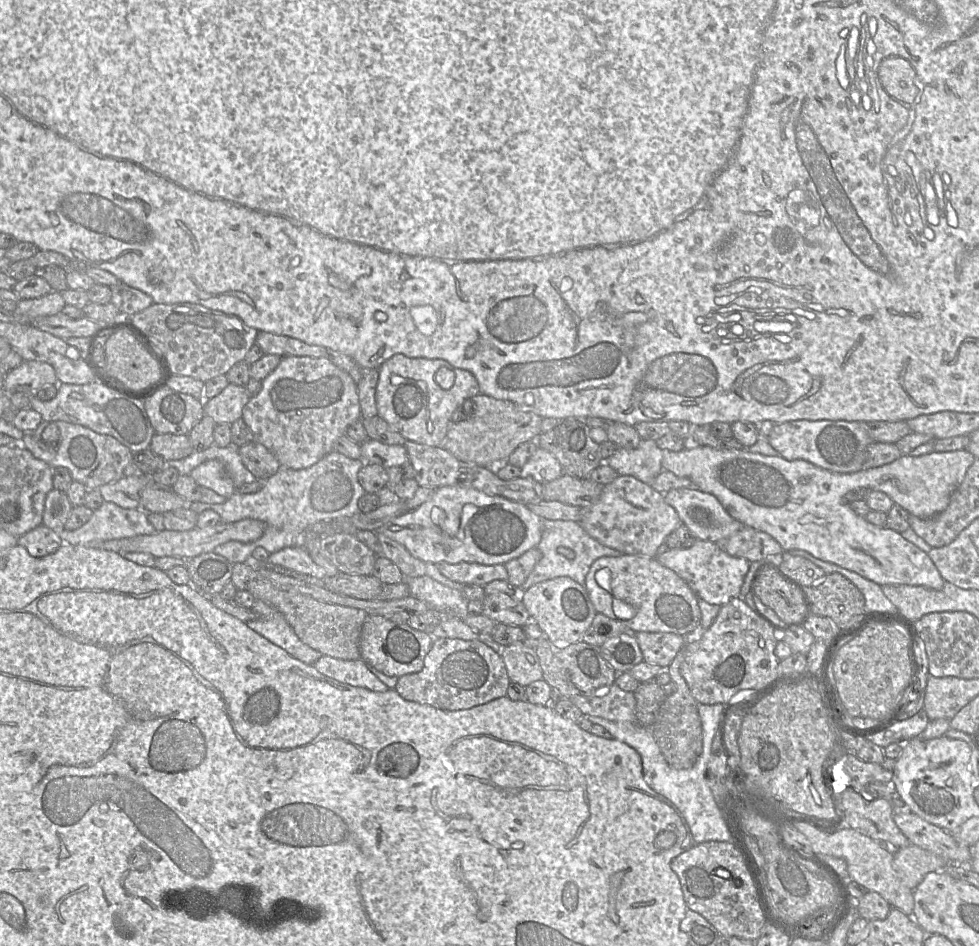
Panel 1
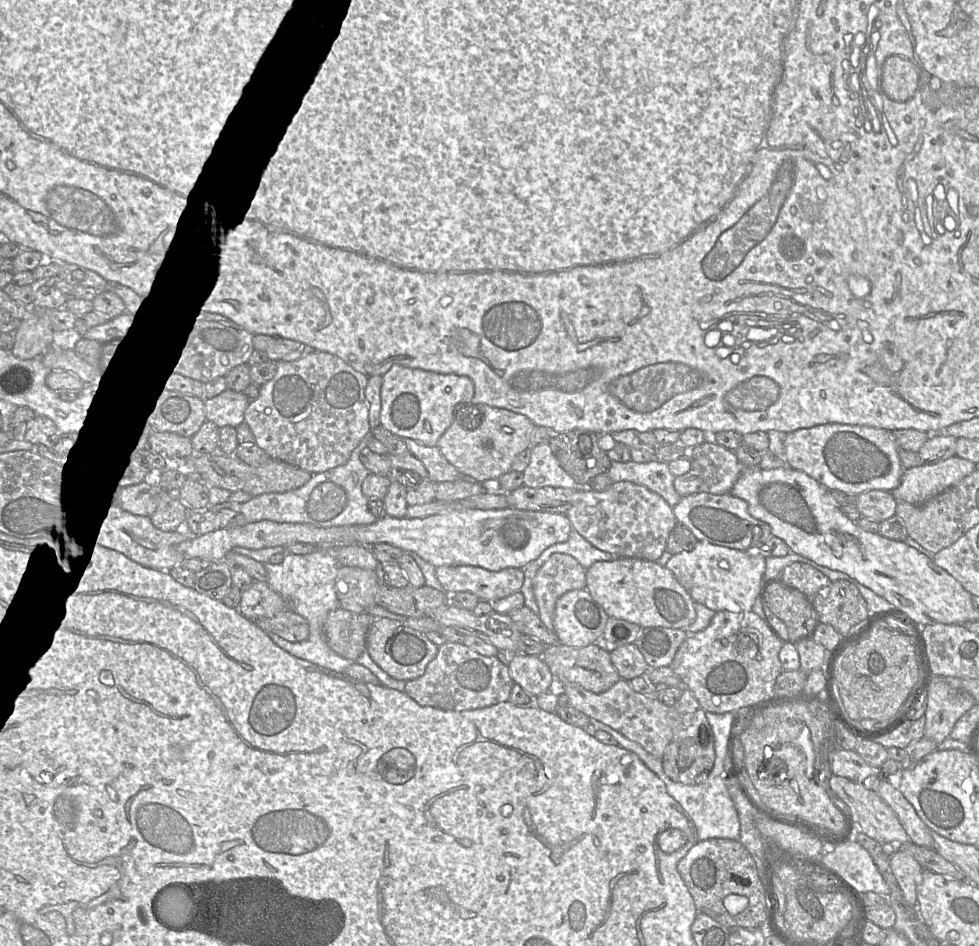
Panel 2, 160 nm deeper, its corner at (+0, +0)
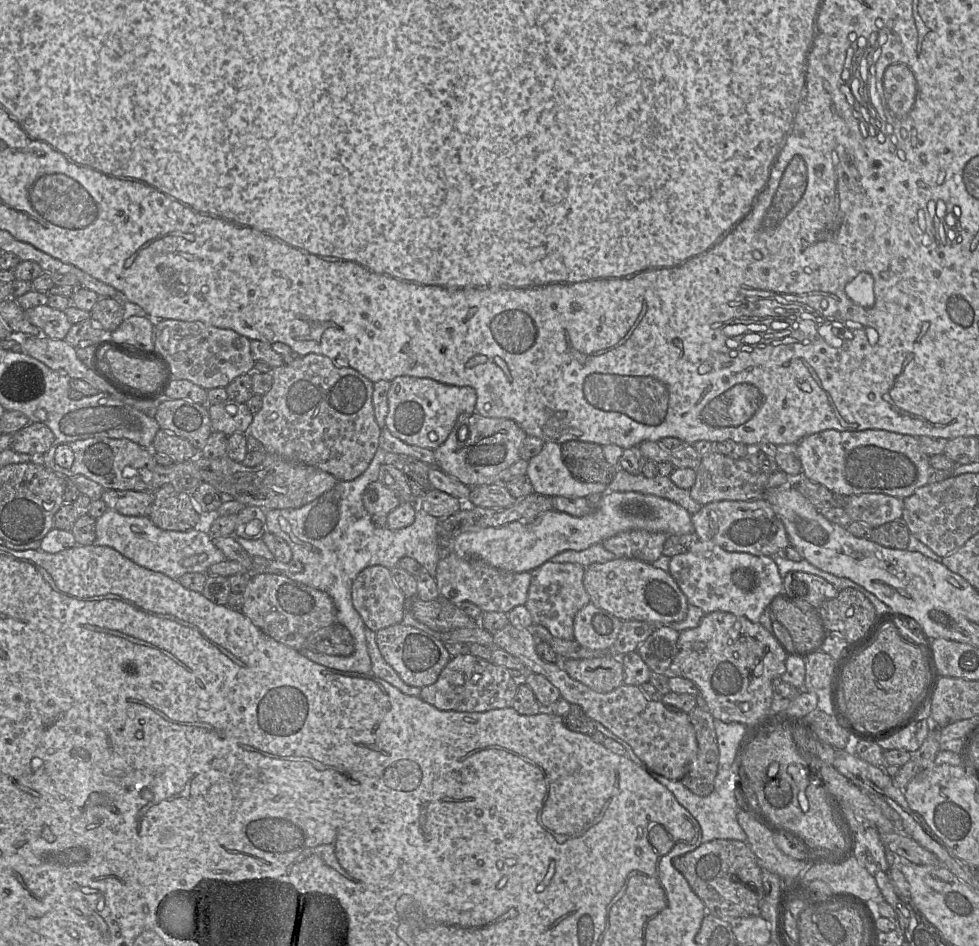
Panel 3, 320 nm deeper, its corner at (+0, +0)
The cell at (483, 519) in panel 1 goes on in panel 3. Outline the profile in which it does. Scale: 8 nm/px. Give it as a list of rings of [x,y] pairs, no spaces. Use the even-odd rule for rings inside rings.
[[[633,491],[606,492],[595,509],[583,517],[552,509],[529,523],[514,521],[503,526],[466,532],[451,540],[441,537],[441,548],[444,549],[444,555],[456,553],[461,557],[481,559],[506,571],[532,572],[563,551],[582,551],[618,533],[630,530],[661,532],[669,536],[694,533],[691,514],[668,499]]]

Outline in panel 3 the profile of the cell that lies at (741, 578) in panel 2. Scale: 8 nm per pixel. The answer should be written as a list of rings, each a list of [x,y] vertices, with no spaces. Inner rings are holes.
[[[697,540],[685,553],[671,557],[669,573],[686,596],[688,604],[701,608],[705,614],[731,612],[759,622],[772,599],[784,593],[783,578],[771,556],[729,552],[710,541]]]

